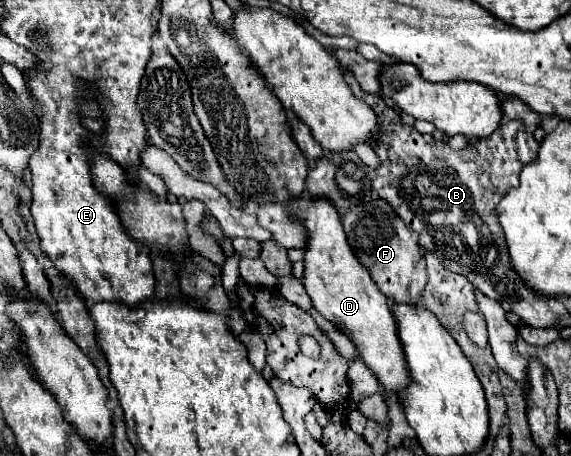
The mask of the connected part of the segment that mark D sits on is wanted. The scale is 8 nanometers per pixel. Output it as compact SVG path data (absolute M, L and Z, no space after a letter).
M300 197L290 203L292 211L302 209L300 219L306 225L310 237L304 255L304 287L312 299L314 309L334 323L356 347L358 357L378 379L378 393L382 397L398 397L402 389L410 385L410 369L404 357L402 343L398 339L398 323L390 309L388 297L380 293L366 269L354 257L338 213L328 201L306 201Z

